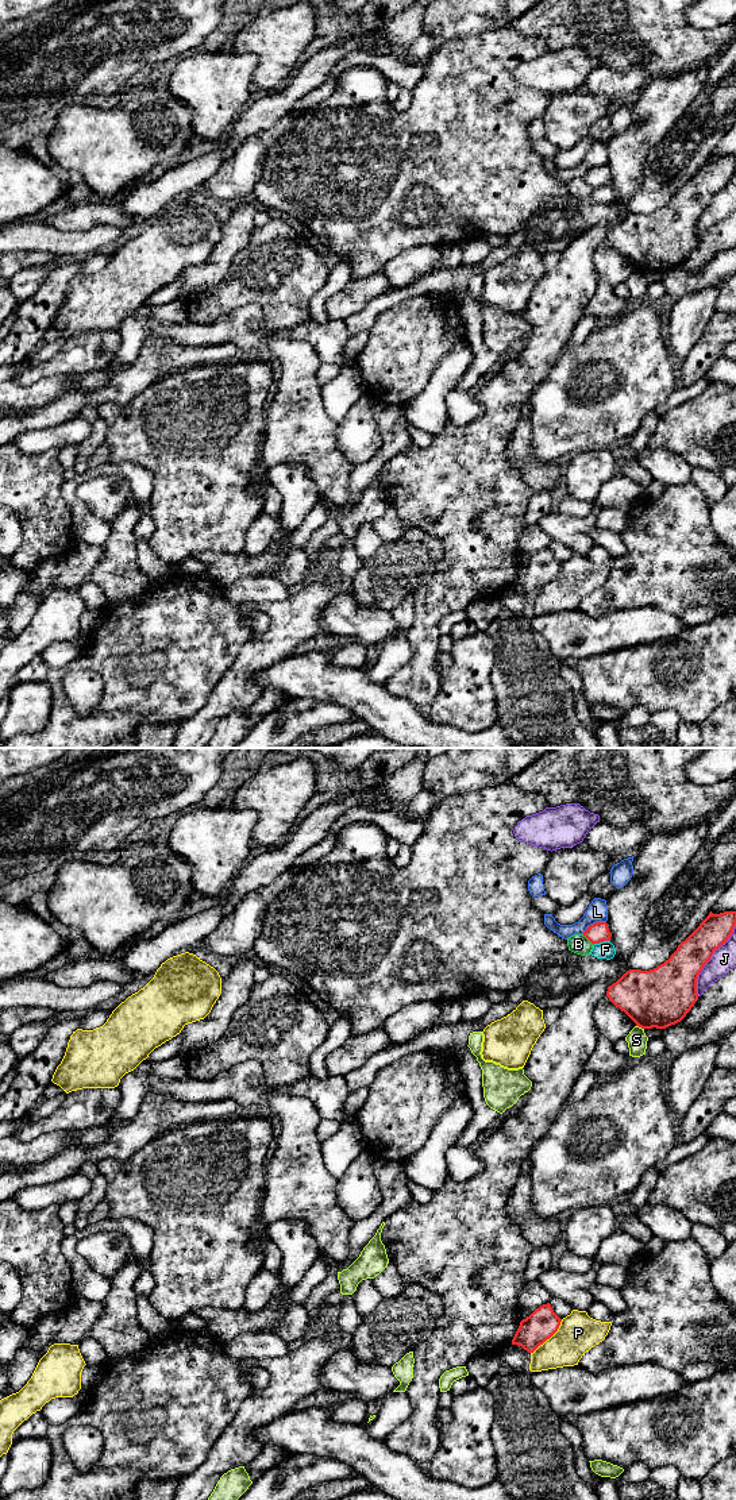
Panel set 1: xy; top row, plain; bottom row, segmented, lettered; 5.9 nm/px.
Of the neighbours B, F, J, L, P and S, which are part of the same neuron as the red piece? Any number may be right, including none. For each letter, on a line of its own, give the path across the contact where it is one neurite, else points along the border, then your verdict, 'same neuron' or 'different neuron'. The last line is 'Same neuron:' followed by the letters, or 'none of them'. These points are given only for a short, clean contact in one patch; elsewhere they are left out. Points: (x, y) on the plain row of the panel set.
B: different neuron
F: different neuron
J: different neuron
L: border along xy (605, 165), (590, 168), (581, 177); different neuron
P: different neuron
S: different neuron
Same neuron: none of them

